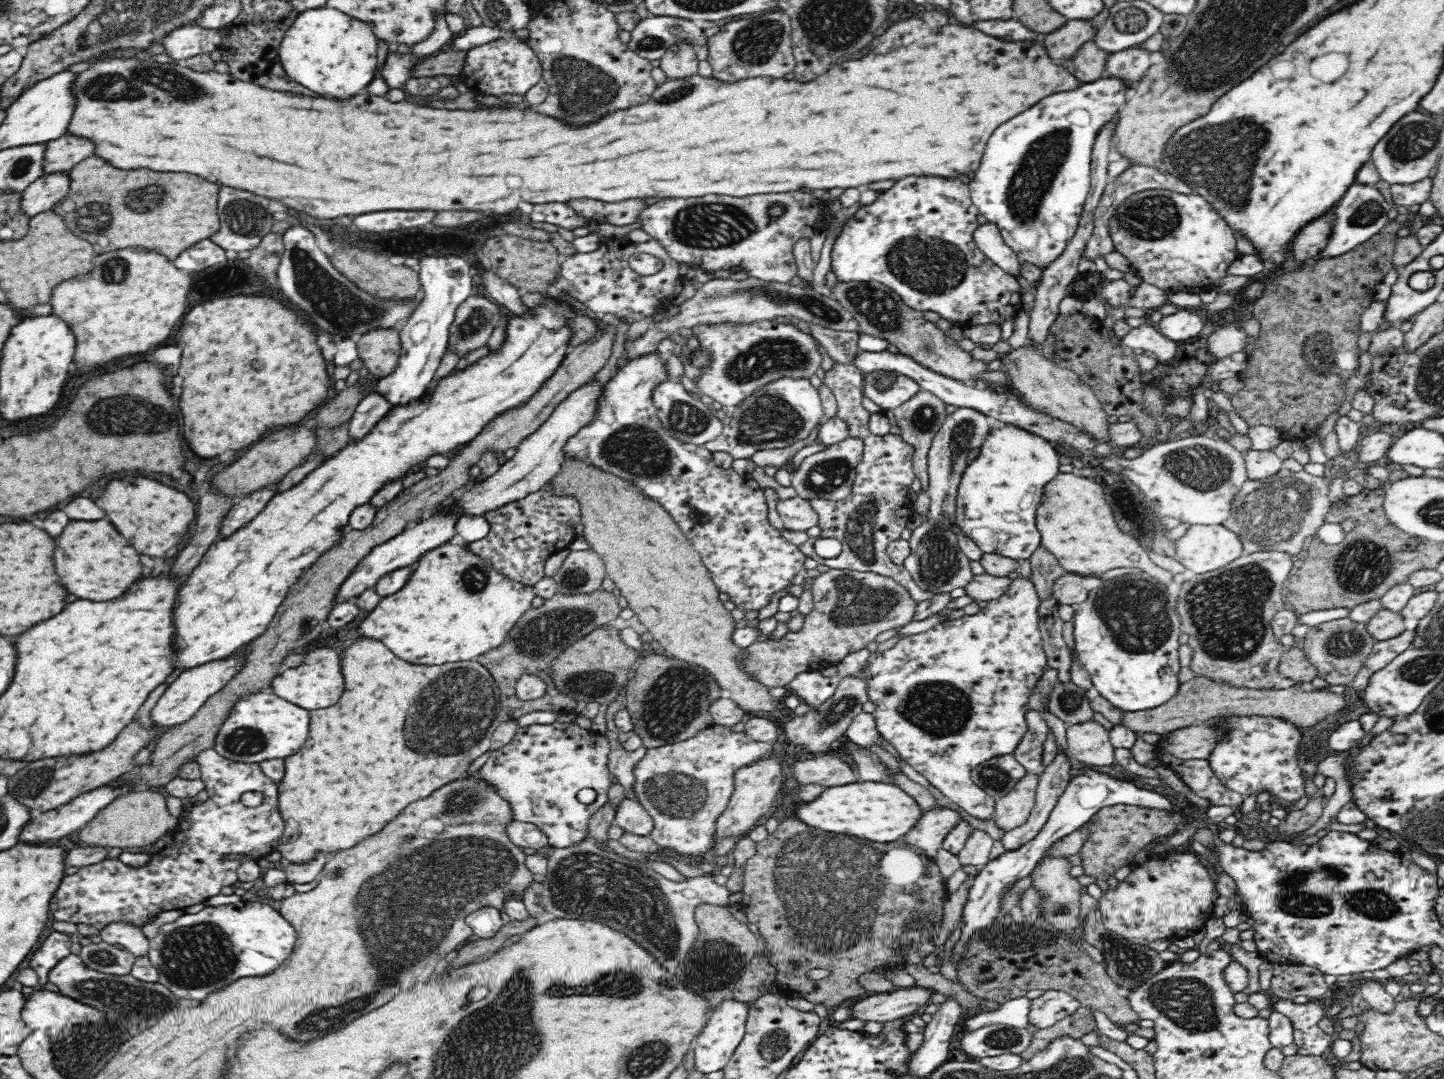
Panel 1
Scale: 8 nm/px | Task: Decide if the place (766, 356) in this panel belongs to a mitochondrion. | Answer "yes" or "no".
yes

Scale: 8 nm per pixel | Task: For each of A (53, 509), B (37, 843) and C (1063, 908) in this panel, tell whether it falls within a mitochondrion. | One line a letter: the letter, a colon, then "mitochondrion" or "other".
A: other
B: other
C: mitochondrion

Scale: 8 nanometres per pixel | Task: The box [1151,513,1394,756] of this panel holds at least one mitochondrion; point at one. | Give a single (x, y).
(1227, 611)

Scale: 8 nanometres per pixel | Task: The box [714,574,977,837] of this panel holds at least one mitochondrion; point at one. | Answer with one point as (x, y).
(840, 708)

